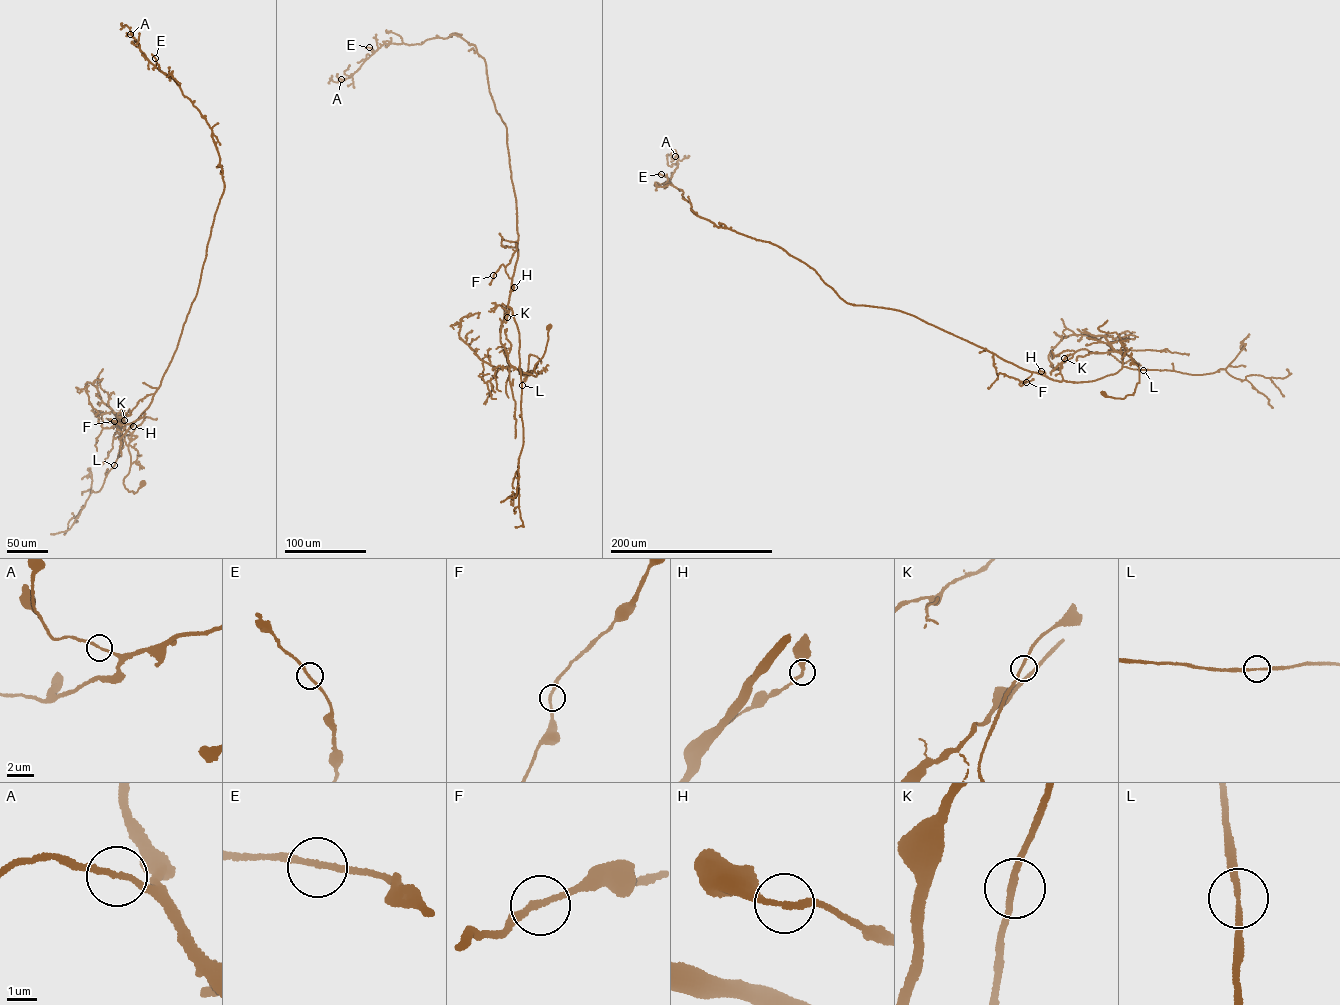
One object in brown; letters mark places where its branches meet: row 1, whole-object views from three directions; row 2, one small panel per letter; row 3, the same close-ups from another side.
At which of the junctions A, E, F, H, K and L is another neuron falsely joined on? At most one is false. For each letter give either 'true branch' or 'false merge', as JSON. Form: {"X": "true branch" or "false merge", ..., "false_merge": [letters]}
{"A": "true branch", "E": "true branch", "F": "true branch", "H": "true branch", "K": "true branch", "L": "true branch", "false_merge": []}

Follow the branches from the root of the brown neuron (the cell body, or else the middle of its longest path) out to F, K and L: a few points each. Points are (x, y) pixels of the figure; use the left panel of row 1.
F: (142, 483), (134, 493), (125, 488), (131, 457), (123, 440), (118, 457), (119, 439), (133, 423), (114, 421)
K: (142, 483), (134, 493), (123, 484), (131, 459), (124, 440), (118, 457), (121, 455), (124, 420)
L: (142, 483), (134, 493), (125, 488), (123, 480), (129, 472), (131, 457), (124, 440), (114, 465)

